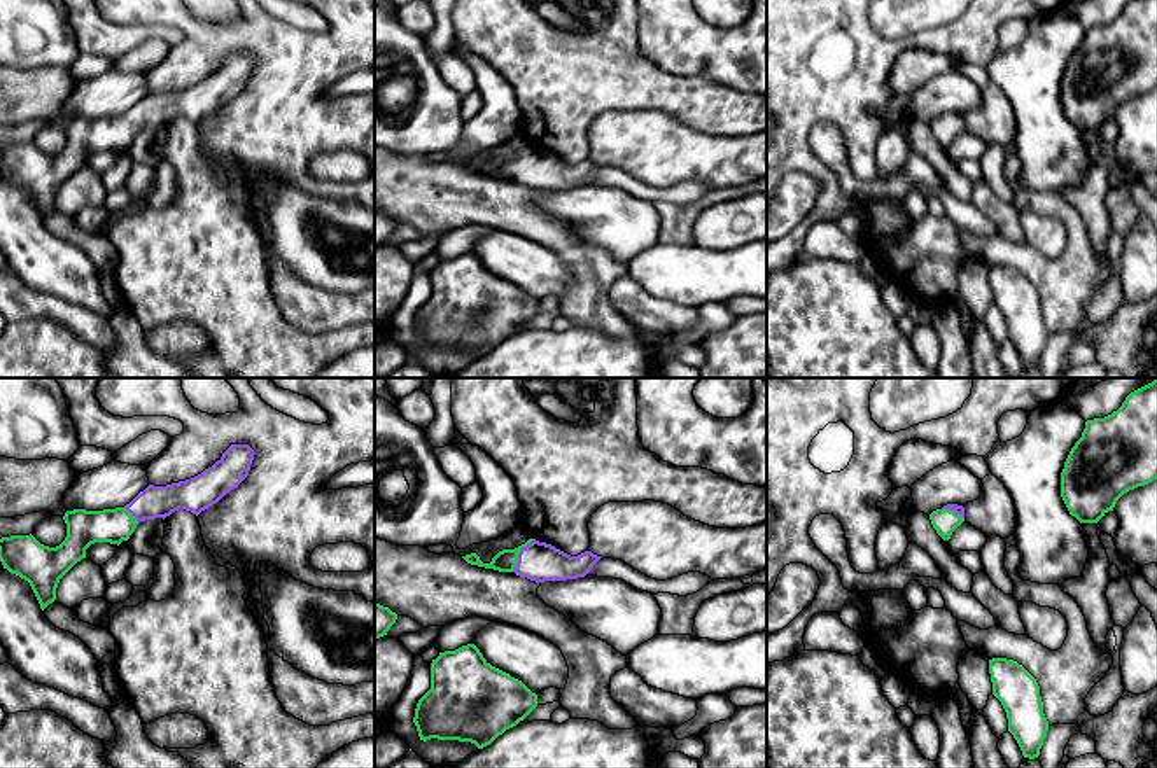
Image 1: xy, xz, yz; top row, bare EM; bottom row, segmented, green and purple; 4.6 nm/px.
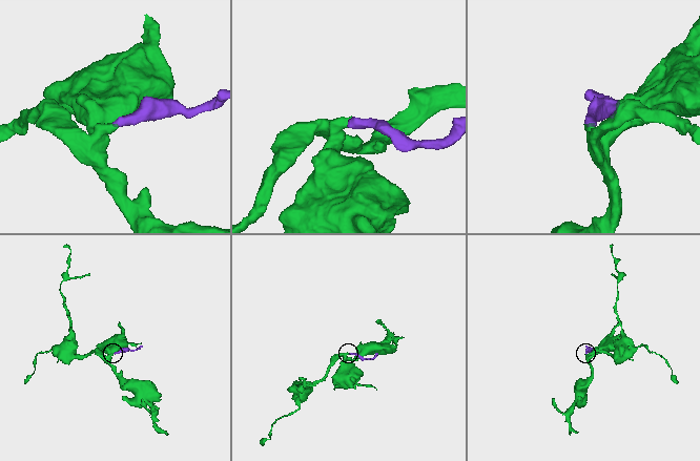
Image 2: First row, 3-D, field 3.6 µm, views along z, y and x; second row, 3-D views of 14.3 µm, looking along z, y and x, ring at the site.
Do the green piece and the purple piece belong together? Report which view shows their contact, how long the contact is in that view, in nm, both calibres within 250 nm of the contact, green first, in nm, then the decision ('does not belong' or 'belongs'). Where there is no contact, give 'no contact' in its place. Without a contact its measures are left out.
xz | 180 nm | 100/180 nm | belongs

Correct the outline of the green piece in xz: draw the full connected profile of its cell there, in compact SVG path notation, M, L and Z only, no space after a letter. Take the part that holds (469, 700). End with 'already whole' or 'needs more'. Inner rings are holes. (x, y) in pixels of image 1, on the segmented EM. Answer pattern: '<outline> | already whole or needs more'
M474 644L439 653L431 663L431 689L418 700L413 723L420 740L471 742L478 749L490 745L506 730L516 726L537 707L537 695L522 681L492 667Z | already whole

